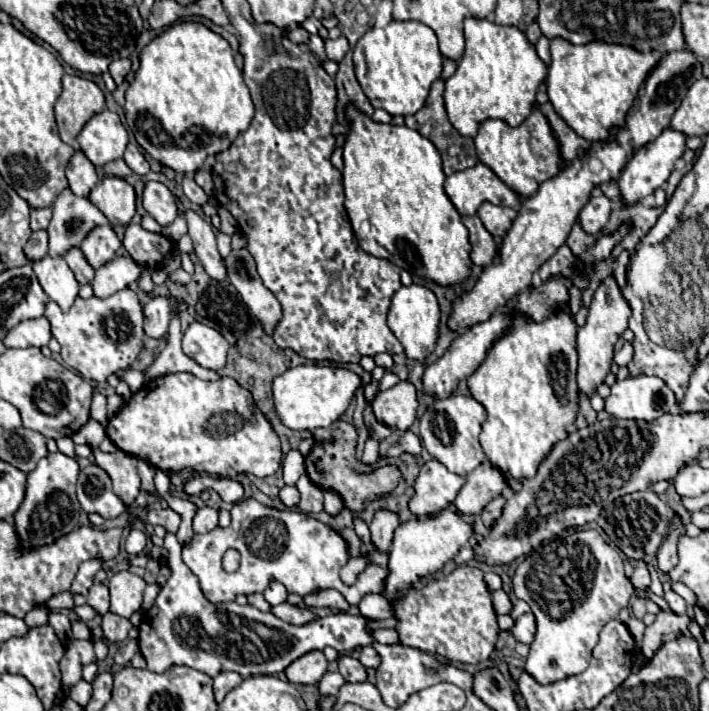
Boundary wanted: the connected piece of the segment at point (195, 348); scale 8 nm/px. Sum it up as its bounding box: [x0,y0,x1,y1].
[182,322,228,370]

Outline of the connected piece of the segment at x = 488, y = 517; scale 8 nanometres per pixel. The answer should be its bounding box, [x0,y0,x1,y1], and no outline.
[482,498,506,528]

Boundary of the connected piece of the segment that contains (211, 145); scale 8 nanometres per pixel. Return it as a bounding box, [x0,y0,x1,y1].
[124,22,254,174]

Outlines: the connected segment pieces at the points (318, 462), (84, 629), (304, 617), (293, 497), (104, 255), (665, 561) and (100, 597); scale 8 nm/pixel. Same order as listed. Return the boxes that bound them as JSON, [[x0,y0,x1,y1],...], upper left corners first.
[[306,420,400,512],[71,620,91,640],[272,602,316,624],[280,486,300,508],[82,226,120,268],[656,516,684,574],[88,584,110,616]]

